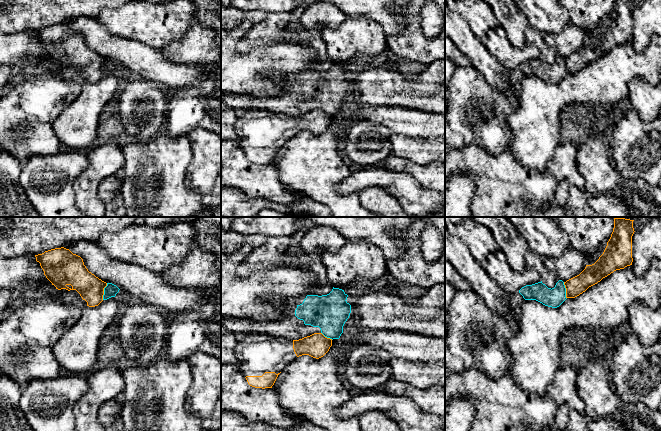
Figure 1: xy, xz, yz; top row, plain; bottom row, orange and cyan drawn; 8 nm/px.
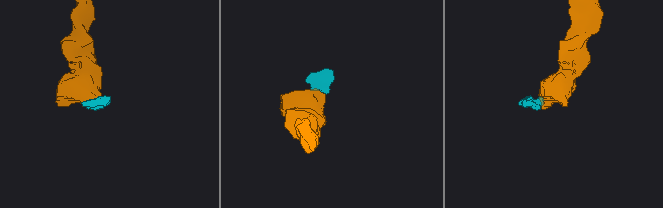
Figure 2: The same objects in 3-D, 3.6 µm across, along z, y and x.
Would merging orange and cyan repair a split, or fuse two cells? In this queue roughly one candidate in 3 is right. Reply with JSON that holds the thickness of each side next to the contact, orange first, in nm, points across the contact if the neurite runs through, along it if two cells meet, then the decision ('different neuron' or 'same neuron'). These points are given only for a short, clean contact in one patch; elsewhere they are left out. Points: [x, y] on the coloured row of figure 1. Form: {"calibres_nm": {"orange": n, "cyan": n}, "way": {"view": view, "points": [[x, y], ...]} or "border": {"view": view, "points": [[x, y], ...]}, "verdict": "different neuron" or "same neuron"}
{"calibres_nm": {"orange": 200, "cyan": 100}, "border": {"view": "xy", "points": [[107, 283], [102, 299]]}, "verdict": "different neuron"}

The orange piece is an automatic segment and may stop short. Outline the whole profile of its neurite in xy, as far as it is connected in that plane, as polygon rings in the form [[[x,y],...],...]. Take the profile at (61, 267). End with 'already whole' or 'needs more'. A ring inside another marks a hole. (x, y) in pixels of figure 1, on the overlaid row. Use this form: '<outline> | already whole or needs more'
[[[64,247],[45,251],[35,255],[36,261],[40,263],[46,278],[52,283],[49,287],[32,288],[16,293],[22,301],[22,306],[15,309],[12,313],[0,321],[0,373],[6,375],[14,382],[22,385],[33,380],[50,380],[60,377],[61,366],[52,352],[52,347],[56,341],[80,318],[81,308],[74,304],[67,304],[60,301],[57,297],[67,291],[76,290],[87,306],[95,307],[103,301],[104,288],[107,283],[88,271],[83,259],[73,254]]] | needs more

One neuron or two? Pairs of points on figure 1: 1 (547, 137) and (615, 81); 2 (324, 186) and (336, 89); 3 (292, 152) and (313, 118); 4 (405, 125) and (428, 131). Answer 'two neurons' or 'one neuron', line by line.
1: one neuron
2: two neurons
3: two neurons
4: one neuron

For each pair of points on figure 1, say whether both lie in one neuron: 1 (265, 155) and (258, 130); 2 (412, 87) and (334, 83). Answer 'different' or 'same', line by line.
1: same
2: same

